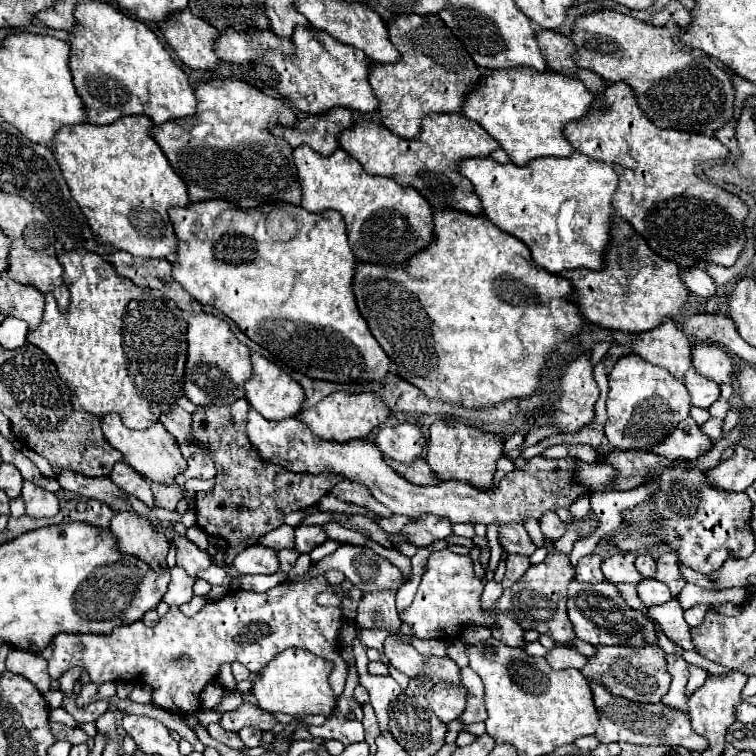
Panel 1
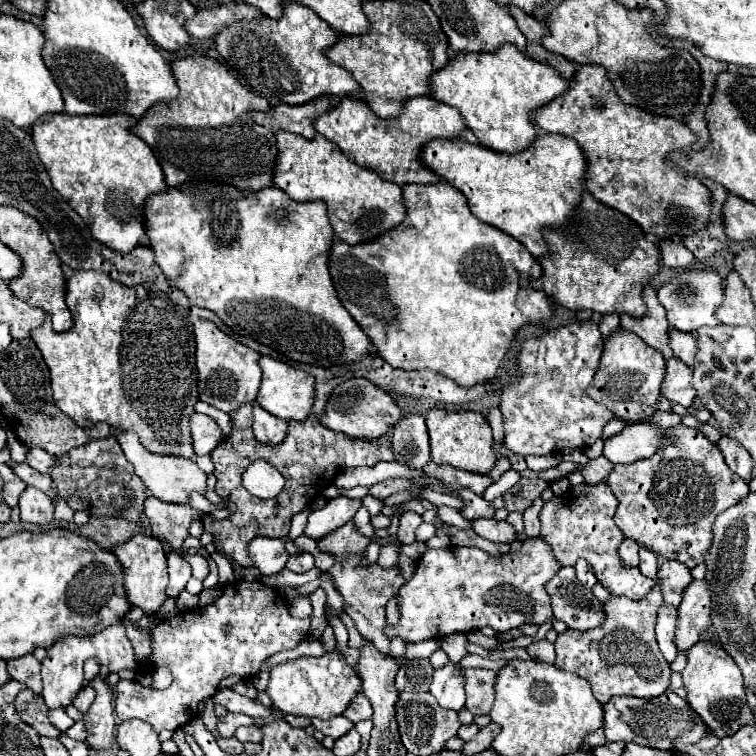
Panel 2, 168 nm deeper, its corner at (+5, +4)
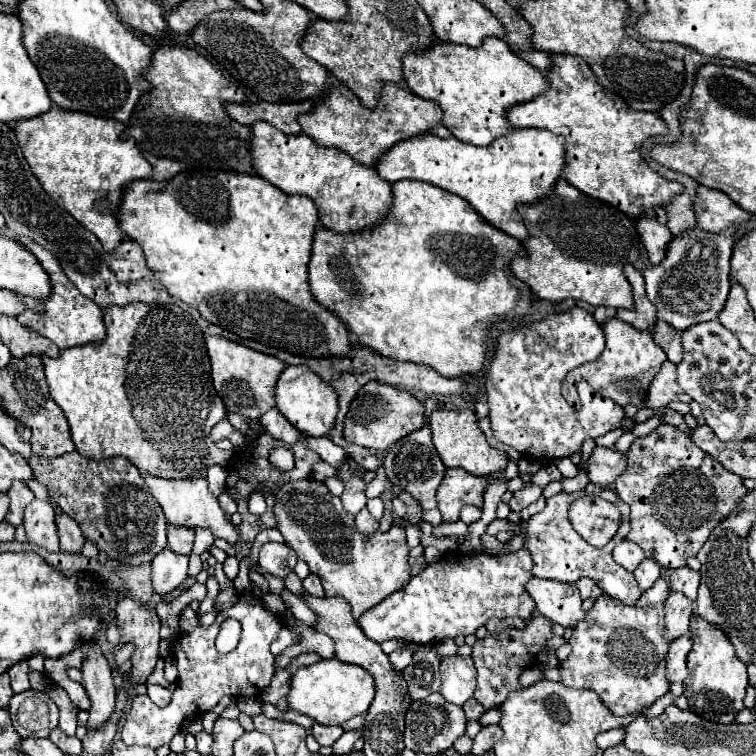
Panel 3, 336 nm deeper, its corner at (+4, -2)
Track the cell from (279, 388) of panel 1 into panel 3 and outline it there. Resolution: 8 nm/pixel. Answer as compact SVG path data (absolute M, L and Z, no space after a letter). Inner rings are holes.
M287 366L285 372L281 374L277 388L275 388L275 400L277 400L277 408L279 412L303 434L313 436L313 438L321 438L321 436L329 436L329 432L335 426L335 418L337 418L337 394L335 390L321 380L311 368L303 366Z

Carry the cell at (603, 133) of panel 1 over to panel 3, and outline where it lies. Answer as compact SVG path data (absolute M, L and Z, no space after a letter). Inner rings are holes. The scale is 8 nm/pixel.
M551 54L549 58L551 58L551 68L545 76L549 82L547 92L543 92L543 96L537 96L535 100L529 100L527 104L511 106L507 110L507 120L511 122L511 126L513 128L541 128L553 134L561 134L565 138L563 178L567 178L575 188L579 188L587 196L609 202L611 206L619 208L625 214L631 214L633 218L641 216L643 212L659 210L675 194L681 194L683 186L679 182L669 182L663 176L659 176L655 170L649 168L649 164L639 154L641 142L645 138L667 132L667 126L663 124L663 120L659 120L657 114L627 108L627 102L621 96L615 96L613 92L605 90L595 80L595 74L583 62L583 58L567 56L567 54Z

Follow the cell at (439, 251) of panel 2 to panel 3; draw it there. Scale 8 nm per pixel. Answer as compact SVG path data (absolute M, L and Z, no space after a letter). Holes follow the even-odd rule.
M417 180L395 182L391 190L393 204L385 220L373 228L337 234L325 226L317 226L309 258L309 288L313 298L347 324L359 344L391 360L425 364L445 378L475 374L485 364L487 328L531 310L533 296L529 286L509 270L511 258L525 254L525 250L519 240L487 224L469 202L447 190Z

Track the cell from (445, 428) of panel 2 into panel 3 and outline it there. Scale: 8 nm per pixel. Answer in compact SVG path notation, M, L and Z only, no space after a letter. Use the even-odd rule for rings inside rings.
M465 408L465 410L435 410L429 416L429 428L433 432L433 444L447 468L465 468L467 472L475 476L489 476L495 472L503 472L507 466L507 452L493 448L481 428L477 426L475 412Z

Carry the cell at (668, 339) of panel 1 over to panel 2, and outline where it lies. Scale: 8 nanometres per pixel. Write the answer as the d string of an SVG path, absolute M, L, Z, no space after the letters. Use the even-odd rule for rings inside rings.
M646 286L644 302L646 302L646 308L648 308L646 316L644 318L632 318L628 314L622 314L620 316L620 328L634 332L648 346L662 352L662 356L666 360L670 360L674 354L672 354L672 348L670 348L670 334L668 334L670 328L668 328L668 320L666 320L666 310L658 302L654 288Z

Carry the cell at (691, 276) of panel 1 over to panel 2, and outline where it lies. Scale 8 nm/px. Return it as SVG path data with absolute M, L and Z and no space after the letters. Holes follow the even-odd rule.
M660 242L660 256L662 264L672 268L672 270L686 270L694 268L694 254L690 254L688 248L676 244L676 242Z

